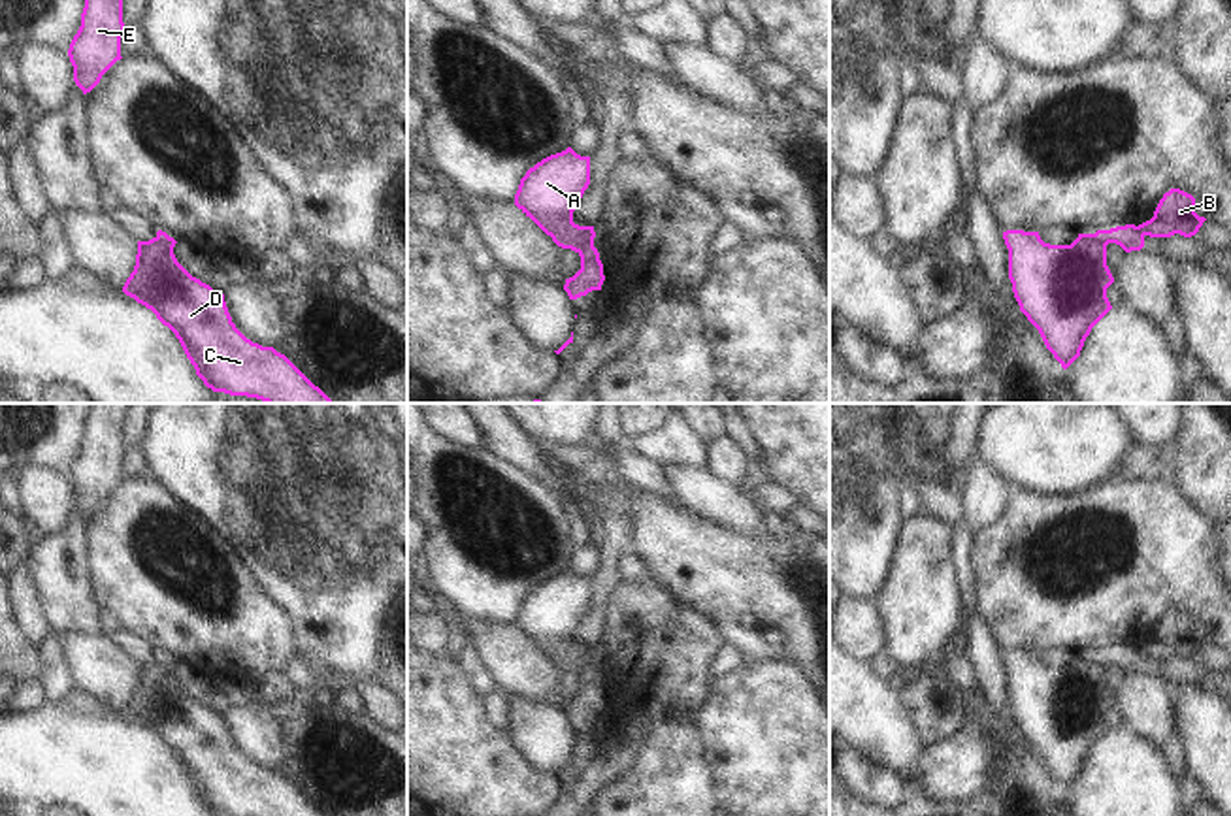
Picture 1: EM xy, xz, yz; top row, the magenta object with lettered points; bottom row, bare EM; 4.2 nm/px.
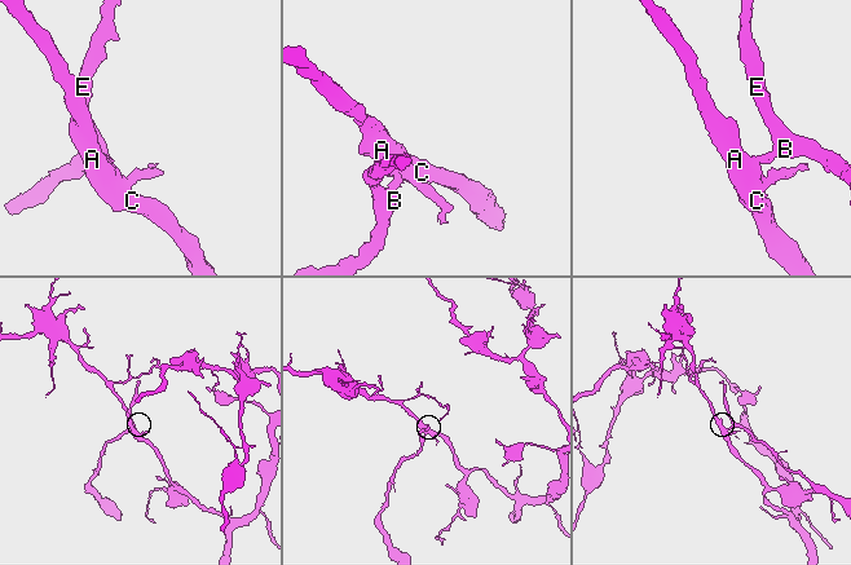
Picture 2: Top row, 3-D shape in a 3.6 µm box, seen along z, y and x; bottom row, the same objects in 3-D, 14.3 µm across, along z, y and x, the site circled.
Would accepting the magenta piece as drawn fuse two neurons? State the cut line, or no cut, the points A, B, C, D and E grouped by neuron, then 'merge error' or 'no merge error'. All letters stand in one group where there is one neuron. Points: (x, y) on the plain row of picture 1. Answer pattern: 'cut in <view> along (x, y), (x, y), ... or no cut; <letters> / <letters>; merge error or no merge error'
cut in yz along (1092, 656), (1105, 668); A C D / B E; merge error

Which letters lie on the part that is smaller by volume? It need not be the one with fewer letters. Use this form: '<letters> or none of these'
B, E

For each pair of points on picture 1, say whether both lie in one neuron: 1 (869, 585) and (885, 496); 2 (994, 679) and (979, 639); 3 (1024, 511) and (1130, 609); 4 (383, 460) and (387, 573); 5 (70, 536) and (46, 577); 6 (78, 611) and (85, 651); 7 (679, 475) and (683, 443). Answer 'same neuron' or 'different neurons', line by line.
1: same neuron
2: same neuron
3: same neuron
4: same neuron
5: same neuron
6: different neurons
7: different neurons

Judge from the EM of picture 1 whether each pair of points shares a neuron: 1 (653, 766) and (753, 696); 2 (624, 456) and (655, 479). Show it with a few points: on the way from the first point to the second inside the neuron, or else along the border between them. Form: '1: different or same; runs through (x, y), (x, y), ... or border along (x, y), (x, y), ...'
1: different; border along (711, 688), (696, 713), (696, 730), (709, 775)
2: same; runs through (632, 464), (647, 475)

